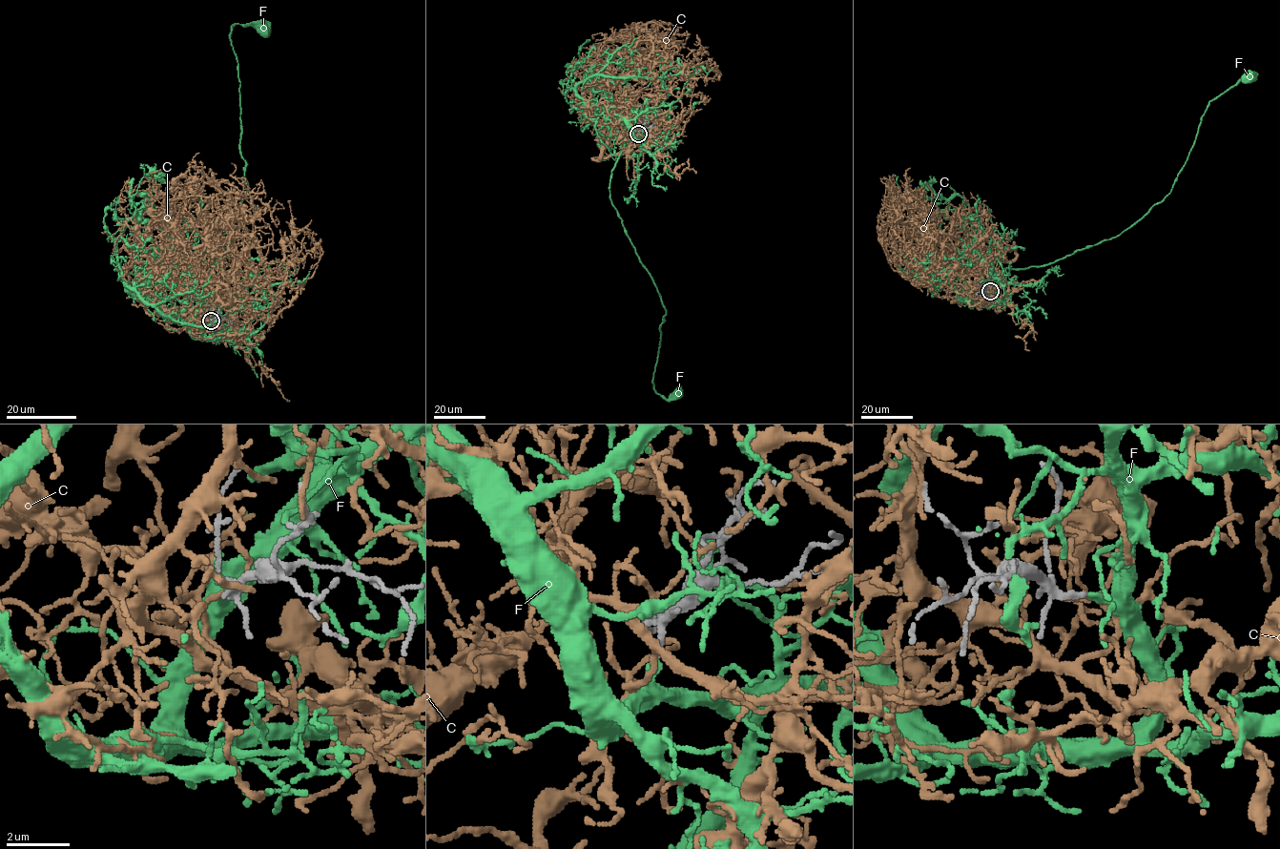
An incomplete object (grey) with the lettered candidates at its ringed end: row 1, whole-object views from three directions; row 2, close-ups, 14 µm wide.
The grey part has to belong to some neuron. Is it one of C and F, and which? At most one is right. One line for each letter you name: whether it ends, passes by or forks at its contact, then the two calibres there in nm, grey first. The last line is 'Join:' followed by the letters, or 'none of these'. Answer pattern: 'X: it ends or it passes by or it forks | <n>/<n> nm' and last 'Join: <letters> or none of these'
F: it ends | 130/240 nm
Join: F

